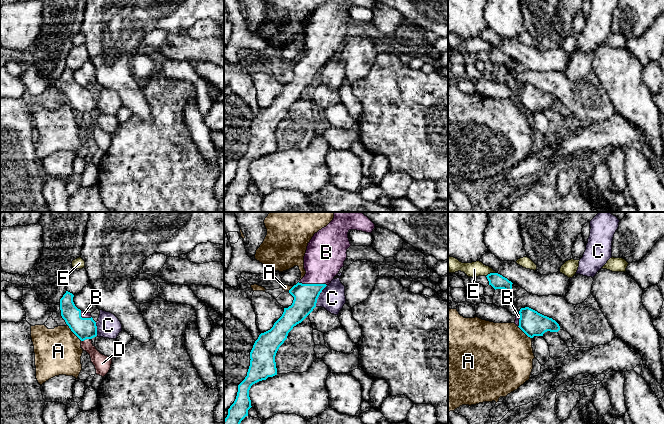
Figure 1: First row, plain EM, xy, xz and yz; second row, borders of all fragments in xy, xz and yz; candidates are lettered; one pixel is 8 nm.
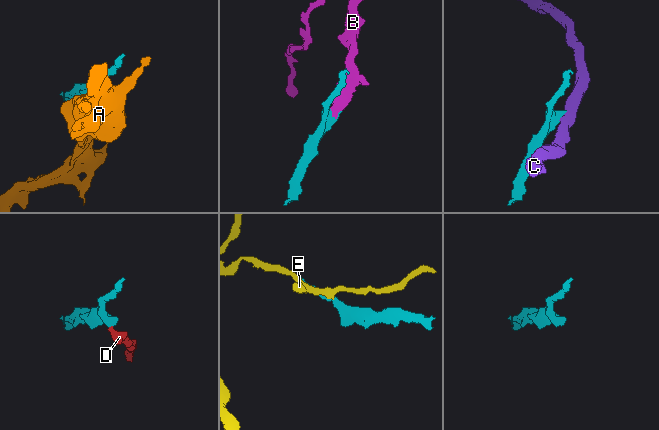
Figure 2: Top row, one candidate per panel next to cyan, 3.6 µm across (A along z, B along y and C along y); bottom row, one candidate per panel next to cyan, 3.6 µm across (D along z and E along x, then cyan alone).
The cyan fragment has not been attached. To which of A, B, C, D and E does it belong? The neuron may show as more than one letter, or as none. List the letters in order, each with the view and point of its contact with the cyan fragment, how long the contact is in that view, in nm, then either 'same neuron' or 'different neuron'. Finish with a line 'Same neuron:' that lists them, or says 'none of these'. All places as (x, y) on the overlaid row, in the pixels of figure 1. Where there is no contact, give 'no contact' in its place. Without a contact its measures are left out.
A: xy (74, 333) | 170 nm | different neuron
B: xz (312, 284) | 240 nm | same neuron
C: xz (318, 296) | 200 nm | different neuron
D: xy (85, 339) | 80 nm | different neuron
E: yz (490, 273) | 90 nm | different neuron
Same neuron: B

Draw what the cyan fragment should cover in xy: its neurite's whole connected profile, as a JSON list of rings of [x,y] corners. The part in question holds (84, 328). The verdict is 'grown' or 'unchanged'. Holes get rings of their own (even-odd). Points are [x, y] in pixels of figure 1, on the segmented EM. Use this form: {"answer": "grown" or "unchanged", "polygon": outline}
{"answer": "grown", "polygon": [[[68,291],[60,299],[61,316],[71,331],[81,340],[97,336],[96,322],[91,313],[81,311],[73,302],[74,295]]]}

